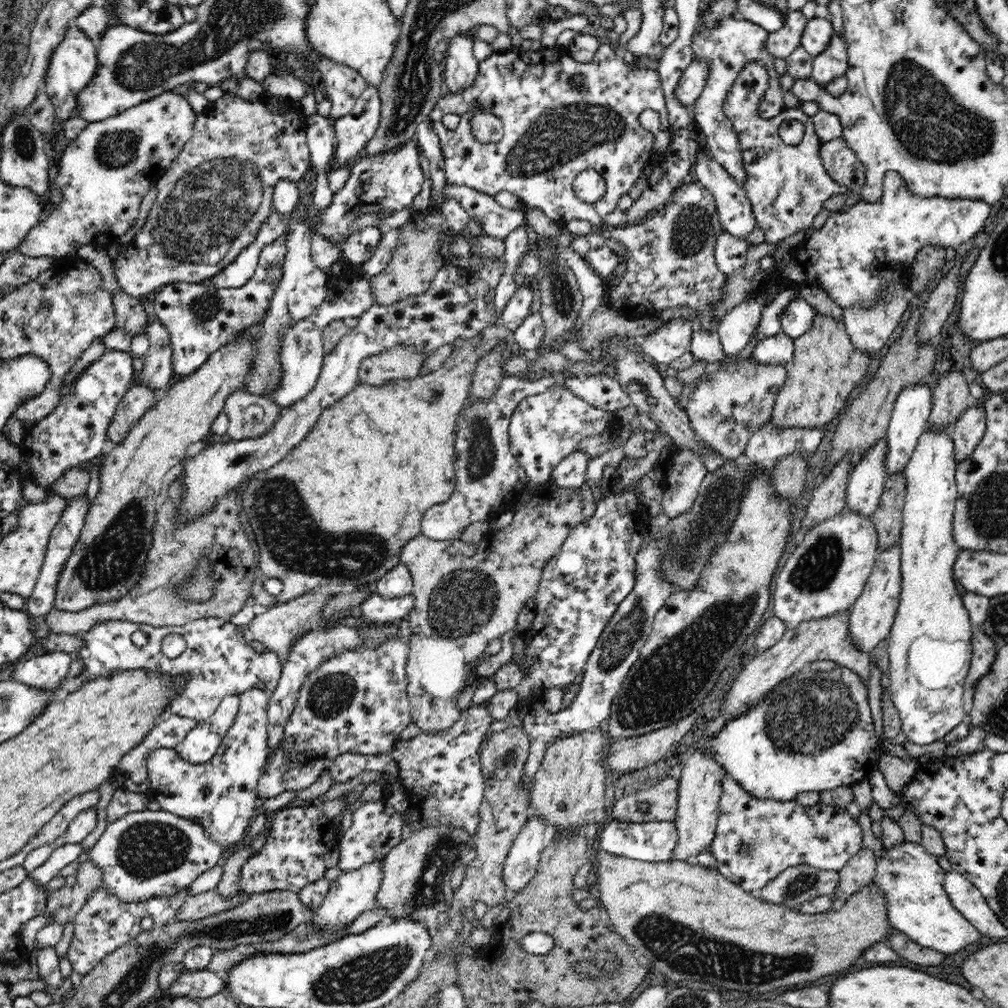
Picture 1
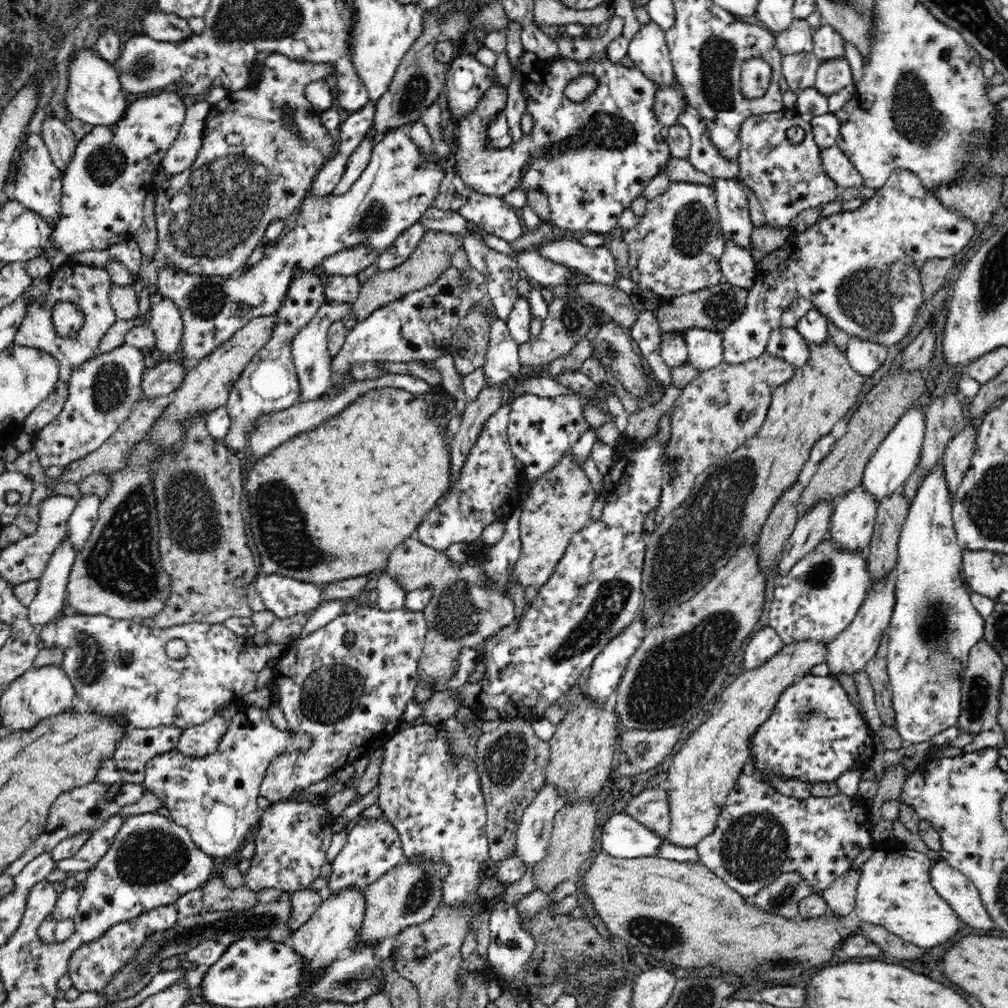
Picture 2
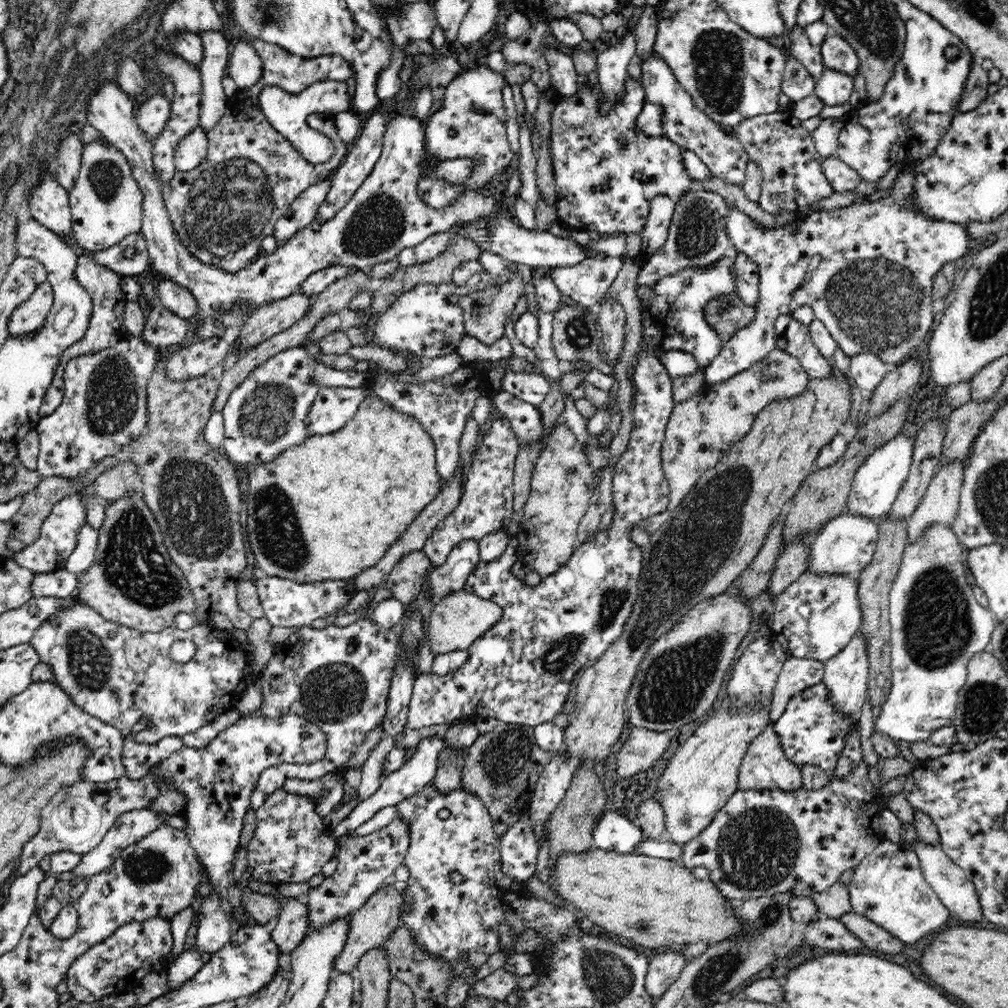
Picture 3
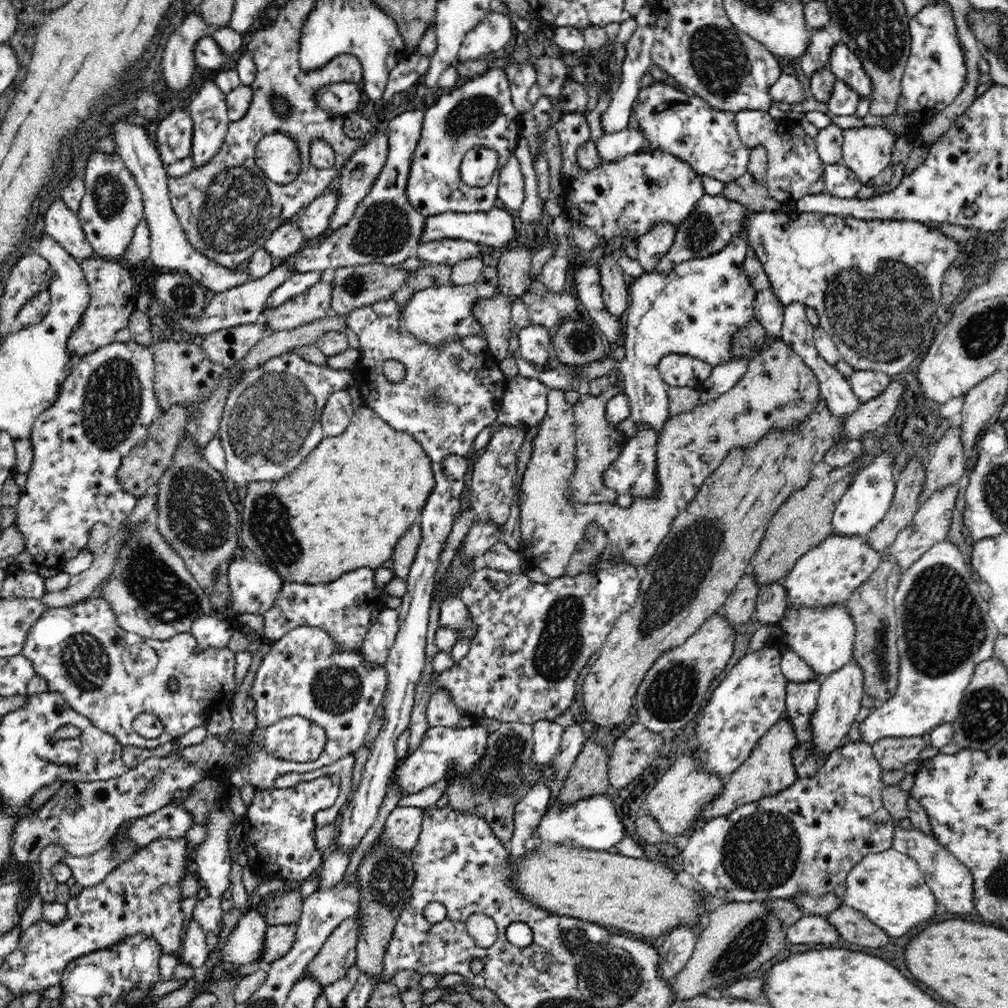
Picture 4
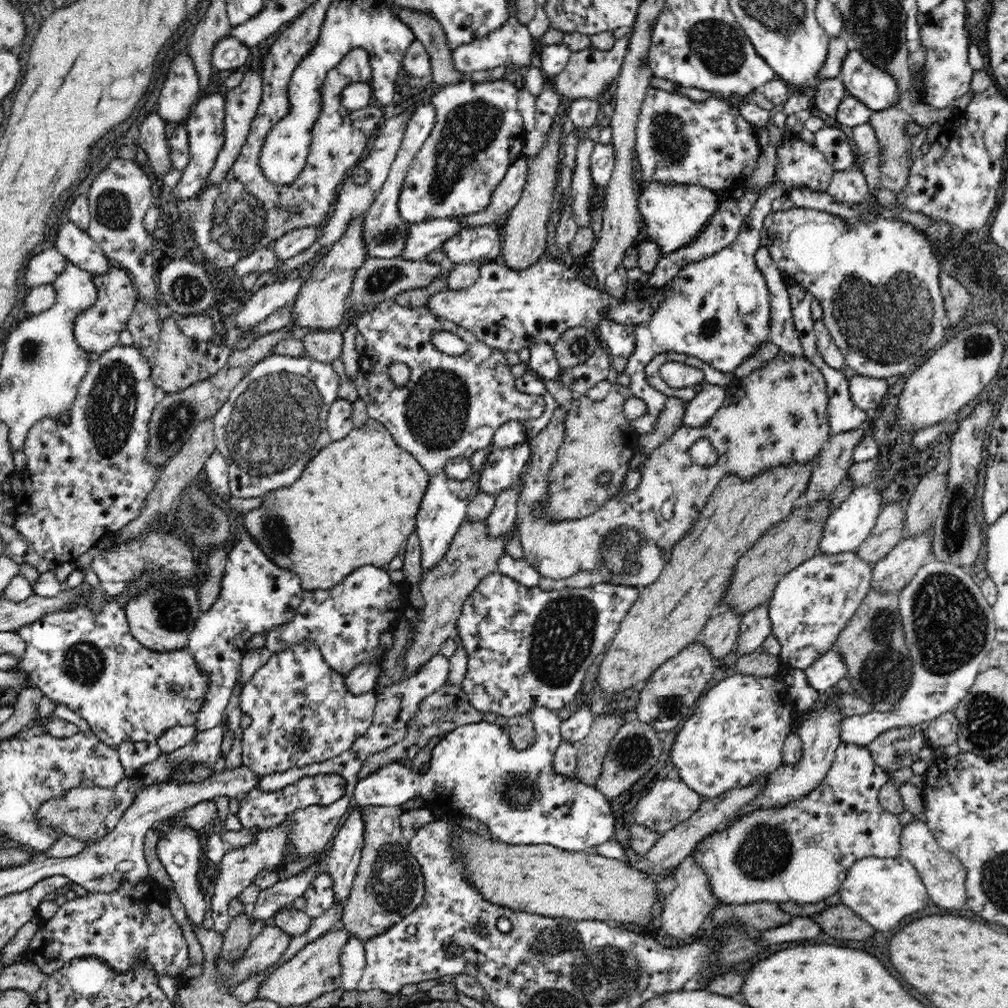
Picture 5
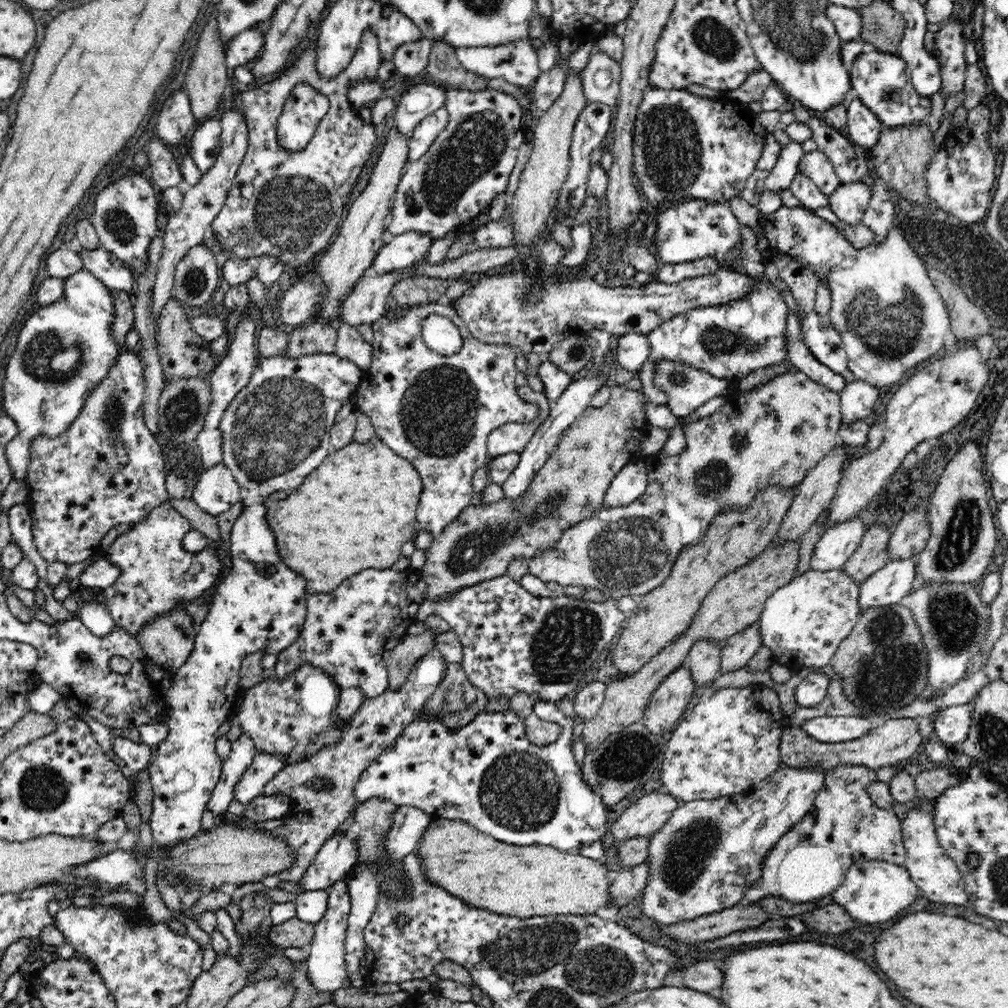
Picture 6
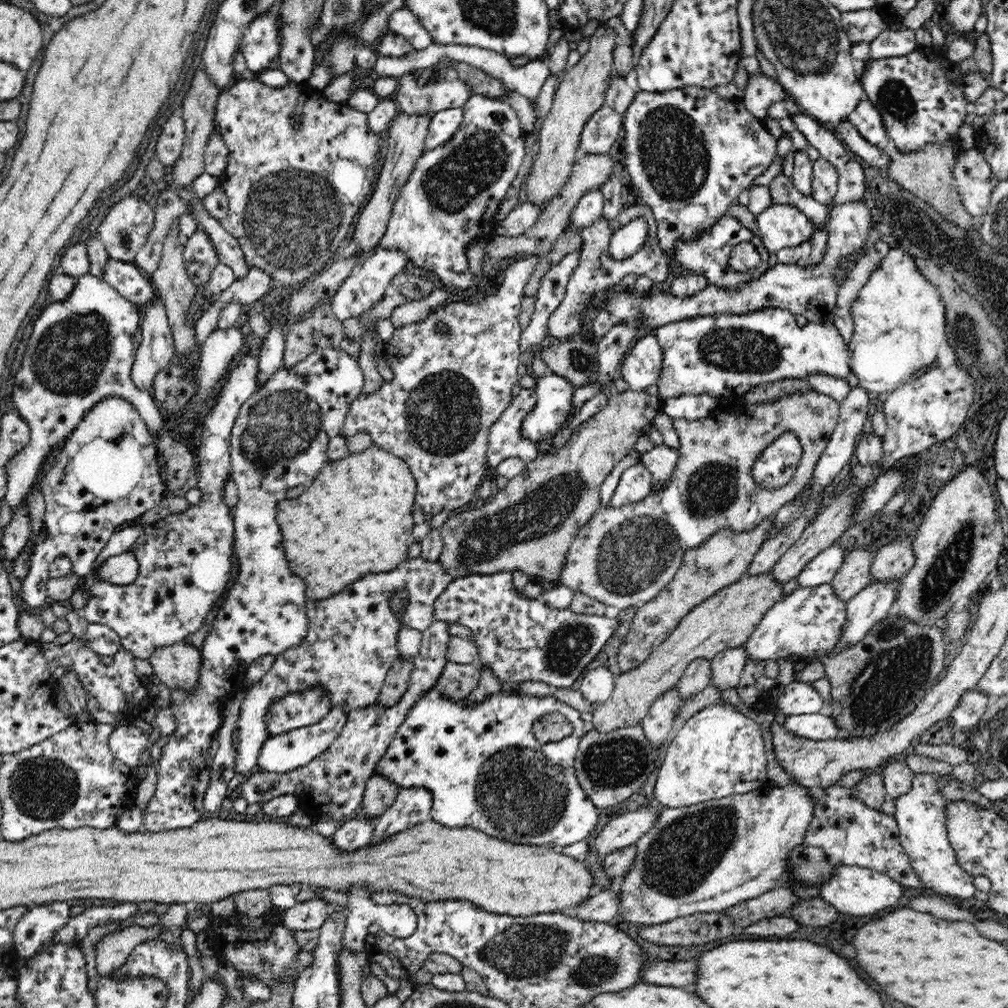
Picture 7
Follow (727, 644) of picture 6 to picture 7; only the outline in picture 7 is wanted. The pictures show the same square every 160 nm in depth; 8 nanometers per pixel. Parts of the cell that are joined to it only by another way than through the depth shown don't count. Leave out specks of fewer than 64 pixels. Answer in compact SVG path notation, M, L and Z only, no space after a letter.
M743 647L720 652L710 661L710 686L714 686L719 692L737 688L746 662L747 655Z

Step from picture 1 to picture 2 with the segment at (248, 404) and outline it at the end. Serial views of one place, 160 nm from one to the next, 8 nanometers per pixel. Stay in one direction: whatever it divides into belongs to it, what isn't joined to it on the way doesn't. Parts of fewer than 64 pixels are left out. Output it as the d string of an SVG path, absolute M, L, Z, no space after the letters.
M382 374L380 377L376 377L372 380L353 380L350 384L342 386L338 392L331 394L328 391L323 396L314 398L314 400L308 400L308 402L296 403L294 406L287 408L286 410L270 413L269 415L262 415L257 418L255 422L255 427L250 431L249 443L250 450L253 452L253 456L256 459L261 459L268 452L277 448L283 442L290 440L292 437L296 437L300 433L308 432L309 430L314 430L318 428L322 423L325 423L328 419L338 416L345 408L348 408L359 396L366 394L374 389L379 389L380 387L392 387L405 390L406 392L417 394L430 392L433 385L428 384L428 382L422 380L421 378L416 378L415 376L410 376L407 374Z

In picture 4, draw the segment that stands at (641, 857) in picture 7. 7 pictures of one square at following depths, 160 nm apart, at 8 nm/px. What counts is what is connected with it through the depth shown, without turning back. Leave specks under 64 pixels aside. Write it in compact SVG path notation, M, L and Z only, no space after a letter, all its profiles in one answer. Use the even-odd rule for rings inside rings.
M853 661L846 664L842 670L830 674L828 678L820 681L816 711L806 726L810 729L810 739L812 739L809 750L820 765L831 752L840 747L842 738L848 734L850 727L856 721L856 716L863 708L861 706L862 696L865 694L863 690L863 671ZM676 926L662 936L663 945L657 951L660 953L659 970L665 980L674 979L691 957L698 940L694 927Z

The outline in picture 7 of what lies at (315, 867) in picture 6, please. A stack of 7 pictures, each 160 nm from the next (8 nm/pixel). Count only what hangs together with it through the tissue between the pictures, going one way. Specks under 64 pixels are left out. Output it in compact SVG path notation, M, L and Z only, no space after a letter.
M376 818L350 819L334 833L333 843L346 854L369 844L373 837Z

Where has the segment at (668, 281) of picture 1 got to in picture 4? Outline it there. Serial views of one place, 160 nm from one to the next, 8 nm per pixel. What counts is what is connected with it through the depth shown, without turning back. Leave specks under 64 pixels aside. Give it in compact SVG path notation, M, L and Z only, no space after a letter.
M704 196L698 202L697 208L694 208L694 212L681 222L680 228L677 228L672 248L656 264L654 272L668 274L681 262L706 258L716 252L721 252L730 244L735 234L740 232L741 222L746 219L746 214L748 214L748 209L736 201L724 196Z

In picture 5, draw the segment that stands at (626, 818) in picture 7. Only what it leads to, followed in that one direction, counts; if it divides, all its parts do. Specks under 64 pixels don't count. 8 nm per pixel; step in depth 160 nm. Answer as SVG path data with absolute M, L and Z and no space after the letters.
M678 776L660 780L637 802L631 812L631 823L661 834L690 818L703 801Z

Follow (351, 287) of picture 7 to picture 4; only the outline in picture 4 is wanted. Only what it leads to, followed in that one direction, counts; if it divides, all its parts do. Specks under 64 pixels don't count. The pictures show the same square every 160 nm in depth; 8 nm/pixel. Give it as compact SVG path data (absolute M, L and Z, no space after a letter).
M494 208L490 212L480 213L443 213L437 216L426 217L424 231L422 232L419 244L428 244L436 240L467 239L482 245L486 250L504 249L511 243L518 240L518 232L514 230L512 216L509 210Z

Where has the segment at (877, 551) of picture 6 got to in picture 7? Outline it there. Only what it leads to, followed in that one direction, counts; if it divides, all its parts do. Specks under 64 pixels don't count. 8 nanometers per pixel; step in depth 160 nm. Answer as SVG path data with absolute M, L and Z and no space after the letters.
M860 547L845 556L842 566L830 582L834 595L842 603L846 604L853 596L870 585L870 566L873 555L868 549Z

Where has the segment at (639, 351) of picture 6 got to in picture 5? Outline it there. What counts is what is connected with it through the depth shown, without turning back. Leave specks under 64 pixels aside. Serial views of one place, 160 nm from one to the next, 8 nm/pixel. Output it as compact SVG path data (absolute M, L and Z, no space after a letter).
M602 321L597 334L600 341L606 342L612 357L628 358L635 349L635 332L632 328L614 321Z

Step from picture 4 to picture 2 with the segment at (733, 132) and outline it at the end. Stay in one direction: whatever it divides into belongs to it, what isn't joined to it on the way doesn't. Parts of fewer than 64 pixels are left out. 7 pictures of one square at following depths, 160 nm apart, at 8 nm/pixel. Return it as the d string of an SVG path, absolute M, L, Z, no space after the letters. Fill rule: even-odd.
M654 21L641 27L632 37L627 52L635 67L652 83L656 83L656 90L670 88L677 80L664 41L664 31L662 28L658 29L659 27ZM686 102L672 125L684 127L688 131L691 140L689 161L696 169L716 179L740 181L740 163L719 154L711 141L704 119L692 104Z

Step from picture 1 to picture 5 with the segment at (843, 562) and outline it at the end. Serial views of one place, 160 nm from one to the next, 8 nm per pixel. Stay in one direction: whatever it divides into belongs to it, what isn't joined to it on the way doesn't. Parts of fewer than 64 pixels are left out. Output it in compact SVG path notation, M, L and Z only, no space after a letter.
M832 647L828 654L818 658L804 672L808 685L816 689L818 694L834 688L840 679L848 676L847 667L834 647Z

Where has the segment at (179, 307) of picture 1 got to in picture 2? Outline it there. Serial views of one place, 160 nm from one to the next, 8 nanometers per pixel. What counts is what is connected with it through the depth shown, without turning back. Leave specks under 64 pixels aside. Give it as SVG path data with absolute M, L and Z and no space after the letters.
M398 126L375 144L368 168L346 194L320 200L306 197L299 206L294 229L267 245L256 264L228 277L188 274L173 264L164 264L158 270L155 287L162 297L174 300L182 311L184 328L177 355L194 364L201 361L232 338L248 320L282 308L289 286L300 273L319 272L329 256L358 246L380 254L408 228L420 223L430 208L458 212L484 231L511 244L526 230L520 216L504 198L475 192L464 183L460 173L456 173L451 159L446 158L446 163L442 163L433 149L425 154L412 141L409 128Z

